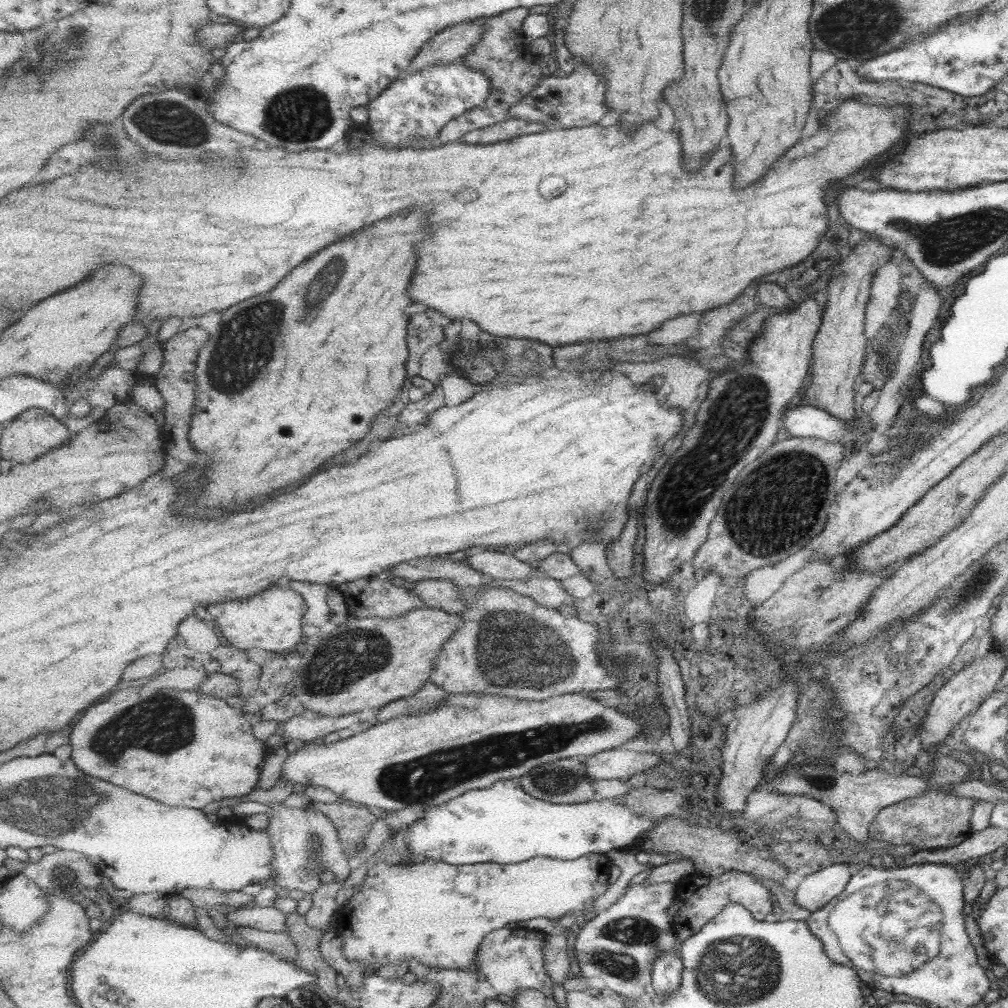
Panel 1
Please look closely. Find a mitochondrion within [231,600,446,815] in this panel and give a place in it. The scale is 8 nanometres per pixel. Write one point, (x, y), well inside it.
(341, 661)

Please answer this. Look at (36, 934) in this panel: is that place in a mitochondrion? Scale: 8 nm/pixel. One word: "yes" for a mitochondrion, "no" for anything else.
no

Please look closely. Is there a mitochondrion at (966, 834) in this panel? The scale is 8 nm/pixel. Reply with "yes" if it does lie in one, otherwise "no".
no

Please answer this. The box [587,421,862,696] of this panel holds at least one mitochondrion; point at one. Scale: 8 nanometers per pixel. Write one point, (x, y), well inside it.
(774, 508)

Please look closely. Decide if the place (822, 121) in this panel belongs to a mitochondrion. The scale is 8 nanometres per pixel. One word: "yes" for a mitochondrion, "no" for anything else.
no

